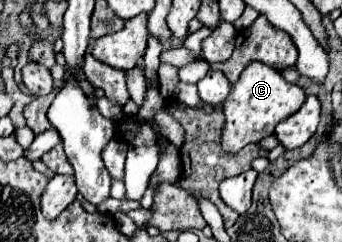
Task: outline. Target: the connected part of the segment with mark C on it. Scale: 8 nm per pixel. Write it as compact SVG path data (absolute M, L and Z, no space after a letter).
M251 61L247 69L243 69L239 81L233 85L231 95L223 103L225 127L221 145L227 153L237 153L249 143L259 143L263 137L275 133L275 125L289 115L293 115L305 101L305 89L297 83L289 83L277 69L271 65L263 65L261 61Z

